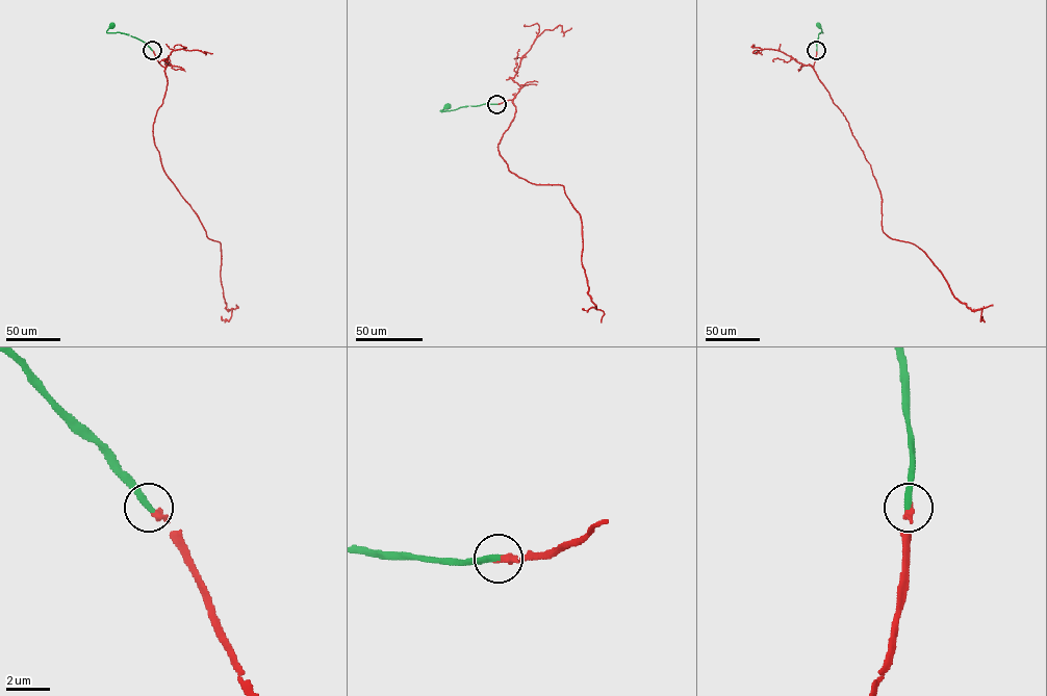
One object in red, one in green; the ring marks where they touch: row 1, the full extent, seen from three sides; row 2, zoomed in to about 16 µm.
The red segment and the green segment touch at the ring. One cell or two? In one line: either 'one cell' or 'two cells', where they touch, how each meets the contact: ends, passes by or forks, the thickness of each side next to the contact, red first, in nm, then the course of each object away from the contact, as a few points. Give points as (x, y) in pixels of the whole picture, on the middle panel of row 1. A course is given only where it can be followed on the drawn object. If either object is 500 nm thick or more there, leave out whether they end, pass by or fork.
one cell | (496, 104) | red ends | green ends | 280/360 nm | red via (496, 104), (515, 106), (498, 147), (508, 170), (562, 185), (580, 215), (596, 307), (583, 309) | green via (496, 104), (440, 110), (447, 107)

